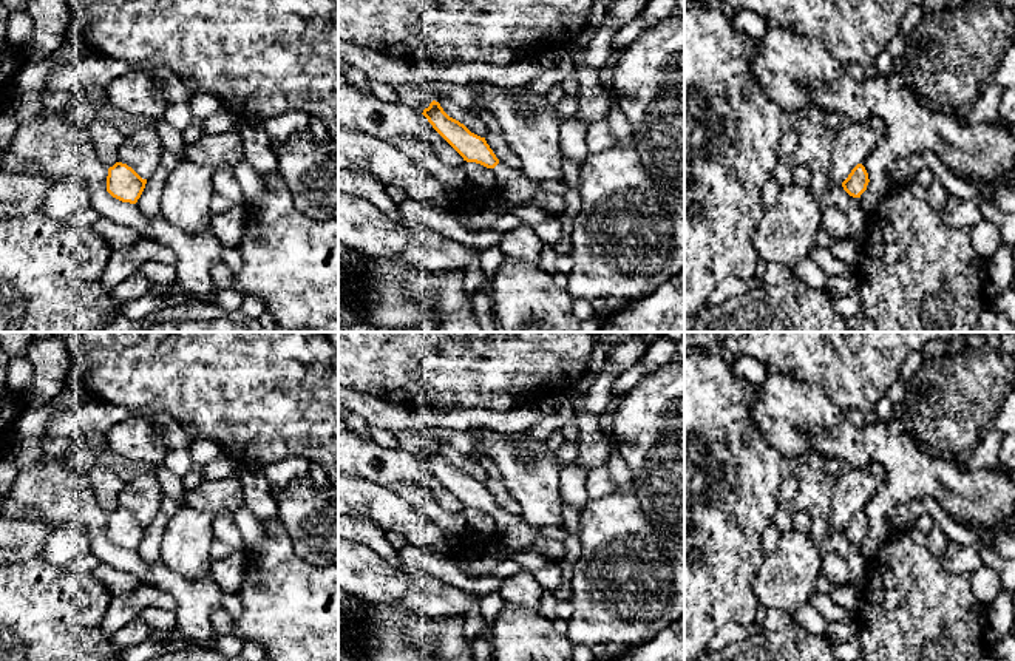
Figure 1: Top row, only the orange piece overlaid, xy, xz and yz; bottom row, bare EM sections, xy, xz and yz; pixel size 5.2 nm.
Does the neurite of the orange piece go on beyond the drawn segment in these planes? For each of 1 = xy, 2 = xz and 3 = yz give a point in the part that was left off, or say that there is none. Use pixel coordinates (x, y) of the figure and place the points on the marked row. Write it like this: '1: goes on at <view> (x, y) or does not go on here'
1: does not go on here
2: goes on at xz (512, 183)
3: does not go on here

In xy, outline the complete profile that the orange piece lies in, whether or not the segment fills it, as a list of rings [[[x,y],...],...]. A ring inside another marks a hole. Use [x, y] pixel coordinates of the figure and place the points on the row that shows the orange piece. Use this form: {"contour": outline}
{"contour": [[[116,162],[108,168],[107,192],[122,201],[136,204],[145,188],[147,179],[142,179],[131,167]]]}

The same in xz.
{"contour": [[[436,100],[422,114],[463,161],[476,162],[493,170],[497,181],[496,188],[504,198],[519,207],[530,205],[539,184],[530,181],[521,168],[511,168],[502,164],[485,137],[471,133],[463,124],[450,117]]]}

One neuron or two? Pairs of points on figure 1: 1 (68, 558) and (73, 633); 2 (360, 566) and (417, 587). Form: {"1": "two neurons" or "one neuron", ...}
{"1": "two neurons", "2": "one neuron"}

